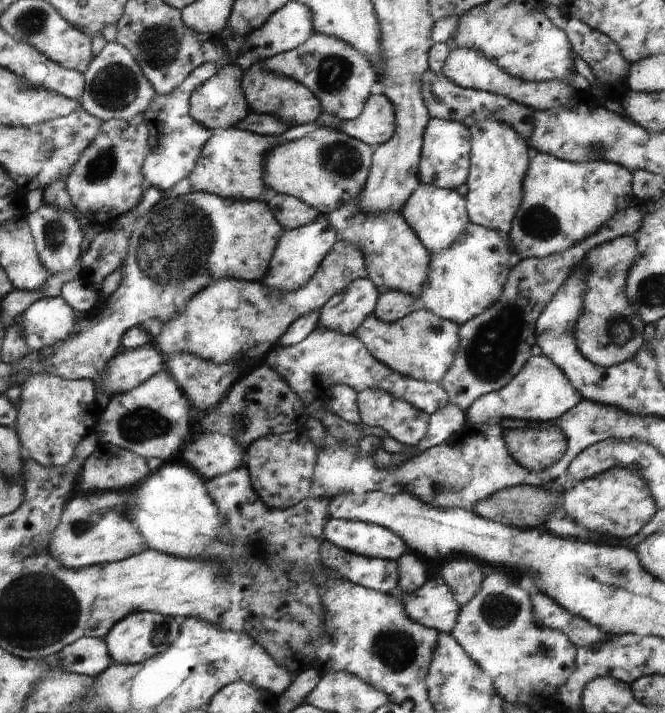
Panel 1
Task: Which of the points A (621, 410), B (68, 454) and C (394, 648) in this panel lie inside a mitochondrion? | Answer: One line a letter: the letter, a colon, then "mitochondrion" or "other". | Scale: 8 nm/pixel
A: other
B: other
C: mitochondrion

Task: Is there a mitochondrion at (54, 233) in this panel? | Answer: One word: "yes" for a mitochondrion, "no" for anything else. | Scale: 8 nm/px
yes

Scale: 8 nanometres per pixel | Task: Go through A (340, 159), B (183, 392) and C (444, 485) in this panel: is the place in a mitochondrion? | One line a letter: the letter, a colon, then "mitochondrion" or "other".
A: mitochondrion
B: other
C: mitochondrion

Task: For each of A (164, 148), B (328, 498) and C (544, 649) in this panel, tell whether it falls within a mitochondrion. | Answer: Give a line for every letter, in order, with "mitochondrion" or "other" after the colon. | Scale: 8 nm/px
A: other
B: other
C: other

